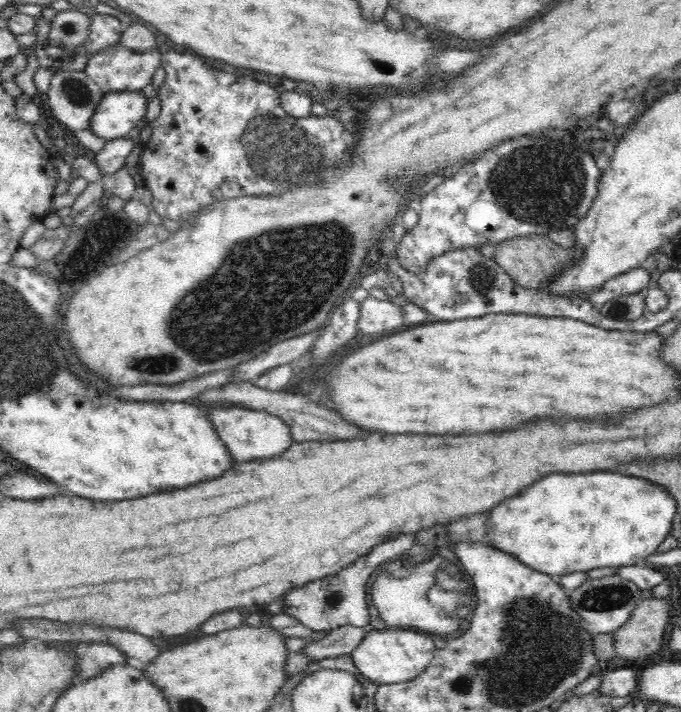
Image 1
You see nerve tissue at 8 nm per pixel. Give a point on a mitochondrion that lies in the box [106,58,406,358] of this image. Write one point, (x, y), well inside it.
(274, 150)

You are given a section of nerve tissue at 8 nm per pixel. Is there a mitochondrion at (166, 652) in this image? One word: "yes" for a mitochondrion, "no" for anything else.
no

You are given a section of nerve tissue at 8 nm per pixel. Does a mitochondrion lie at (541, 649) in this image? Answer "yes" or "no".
yes

